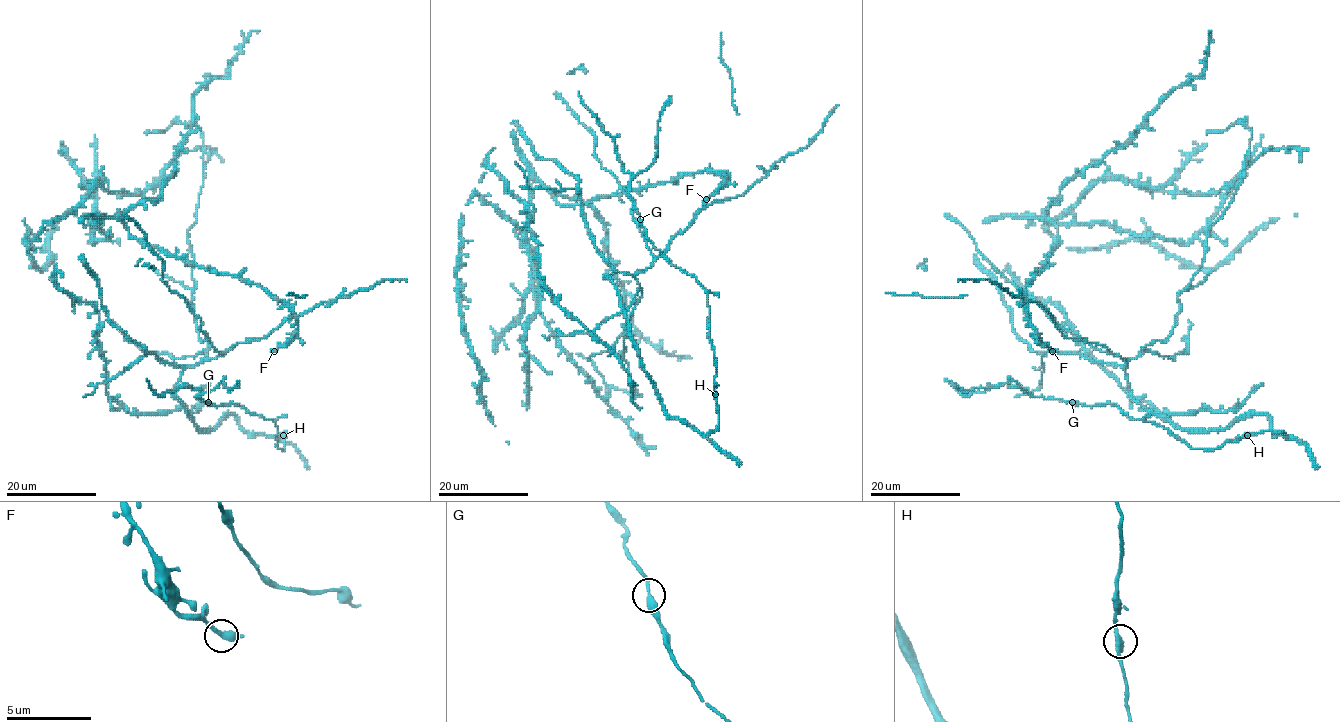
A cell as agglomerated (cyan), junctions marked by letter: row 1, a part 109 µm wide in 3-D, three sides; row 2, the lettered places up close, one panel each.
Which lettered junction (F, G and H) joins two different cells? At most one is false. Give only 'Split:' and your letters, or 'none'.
Split: none

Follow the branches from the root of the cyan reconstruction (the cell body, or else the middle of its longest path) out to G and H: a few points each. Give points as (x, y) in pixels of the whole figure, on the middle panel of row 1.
G: (625, 328), (641, 290), (614, 273), (664, 412), (715, 431), (707, 291), (640, 218)
H: (625, 328), (641, 290), (632, 275), (614, 273), (607, 277), (664, 412), (707, 435), (718, 425), (716, 395)

